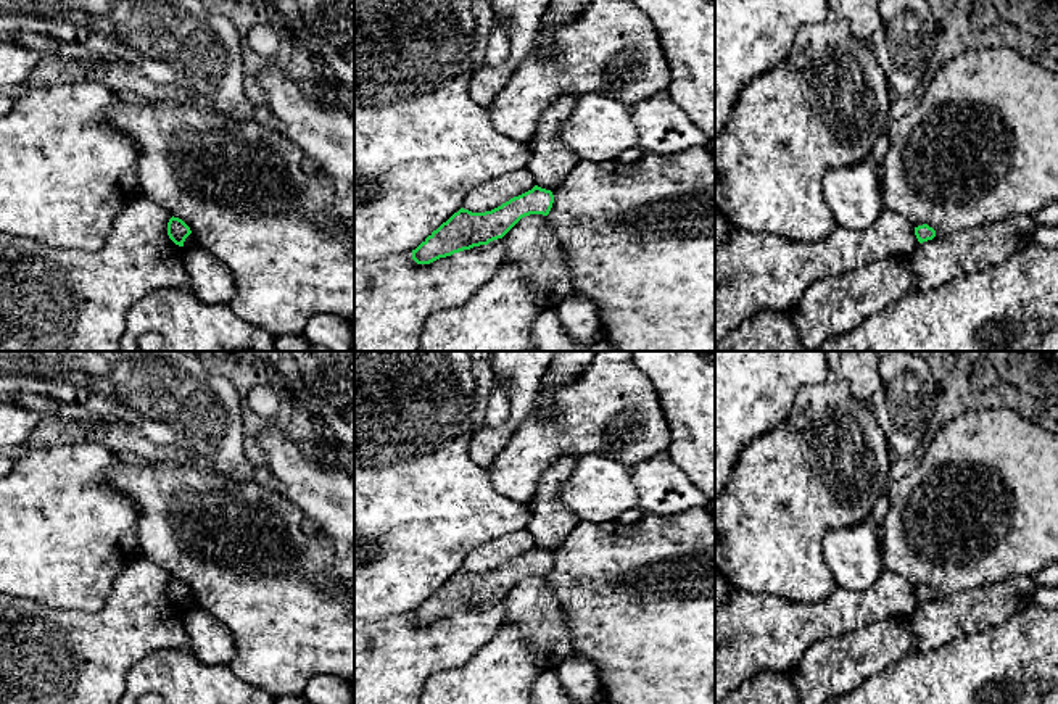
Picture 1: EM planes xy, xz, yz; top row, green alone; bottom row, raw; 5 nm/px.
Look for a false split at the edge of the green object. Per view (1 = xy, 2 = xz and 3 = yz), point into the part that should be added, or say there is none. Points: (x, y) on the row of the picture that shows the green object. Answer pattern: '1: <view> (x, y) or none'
1: none
2: none
3: none

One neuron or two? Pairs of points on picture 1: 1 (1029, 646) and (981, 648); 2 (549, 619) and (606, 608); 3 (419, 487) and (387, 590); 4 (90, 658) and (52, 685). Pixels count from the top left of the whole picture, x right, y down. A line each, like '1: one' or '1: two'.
1: one
2: two
3: one
4: one

